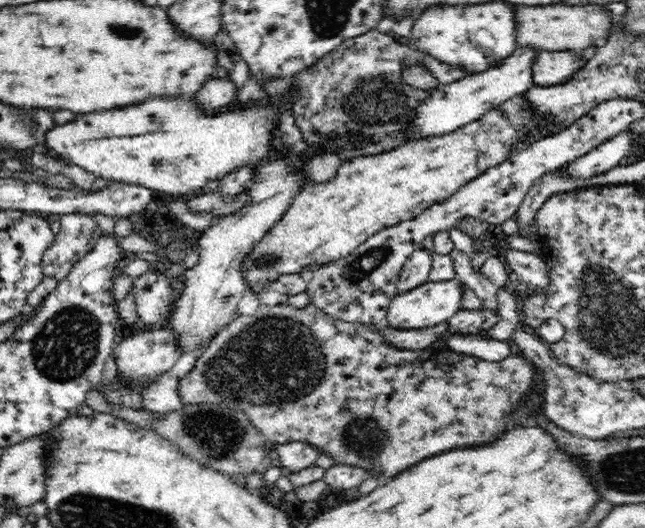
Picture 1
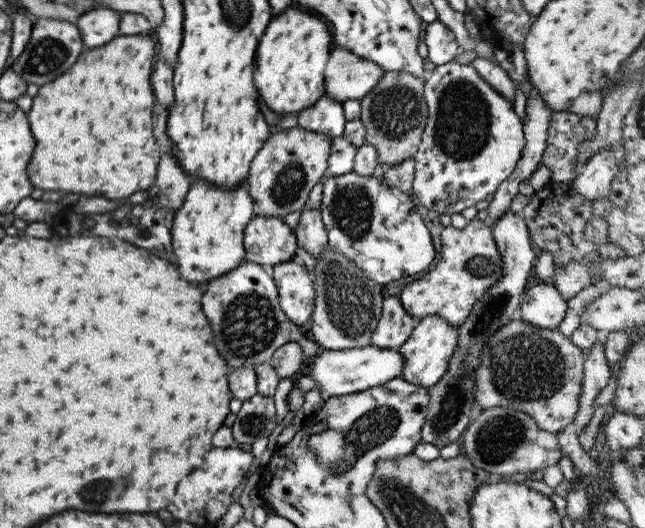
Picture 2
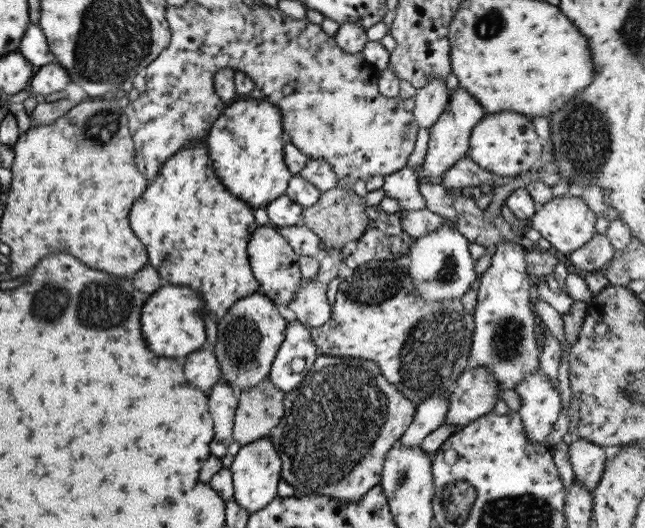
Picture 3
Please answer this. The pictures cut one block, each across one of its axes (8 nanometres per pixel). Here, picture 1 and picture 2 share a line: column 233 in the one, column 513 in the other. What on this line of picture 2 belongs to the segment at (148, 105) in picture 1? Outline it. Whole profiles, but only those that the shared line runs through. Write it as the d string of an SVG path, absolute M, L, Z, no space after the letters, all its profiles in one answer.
M447 62L424 76L423 99L427 119L420 144L412 160L415 163L412 192L421 206L438 214L455 214L473 207L505 180L521 157L524 148L523 126L514 112L513 102L503 99L471 65Z

